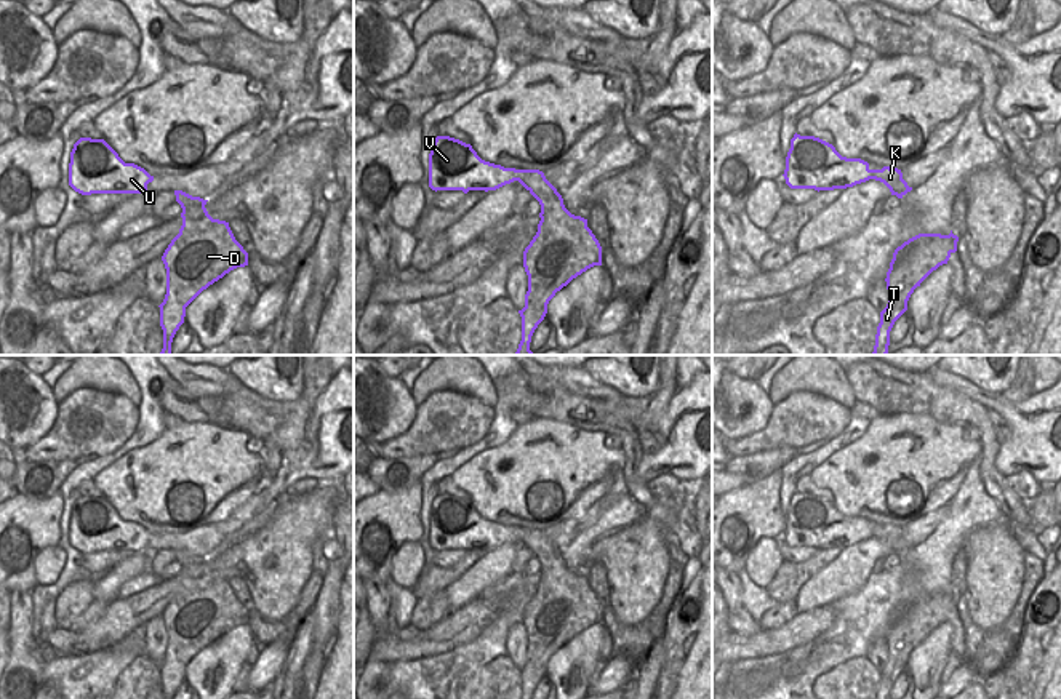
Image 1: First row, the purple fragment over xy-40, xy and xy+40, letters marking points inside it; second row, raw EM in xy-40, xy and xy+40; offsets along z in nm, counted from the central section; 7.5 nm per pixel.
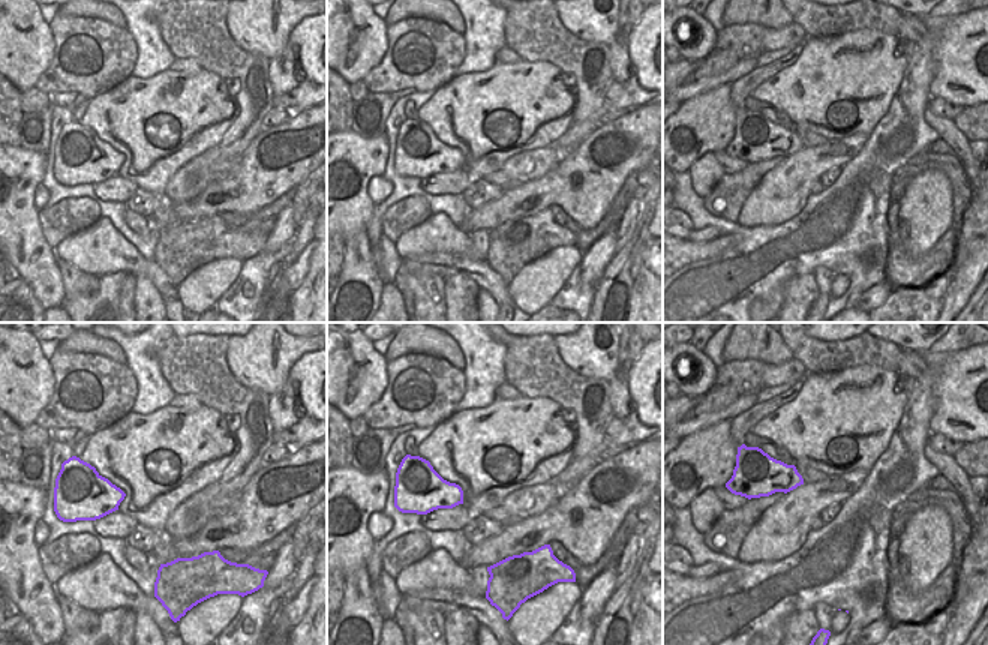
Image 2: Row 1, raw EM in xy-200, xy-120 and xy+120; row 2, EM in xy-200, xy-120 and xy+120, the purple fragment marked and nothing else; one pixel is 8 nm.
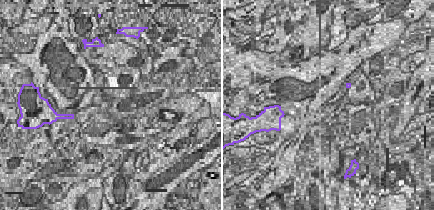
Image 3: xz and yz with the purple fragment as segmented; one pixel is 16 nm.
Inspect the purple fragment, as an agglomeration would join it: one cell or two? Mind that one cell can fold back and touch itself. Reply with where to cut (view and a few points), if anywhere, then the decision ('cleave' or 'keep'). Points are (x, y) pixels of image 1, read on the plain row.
xy (514, 528), (517, 538) | cleave

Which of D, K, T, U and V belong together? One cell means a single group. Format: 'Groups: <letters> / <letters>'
Groups: D K T / U V

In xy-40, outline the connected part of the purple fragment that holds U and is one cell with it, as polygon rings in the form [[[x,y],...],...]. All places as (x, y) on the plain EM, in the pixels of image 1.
[[[80,496],[70,510],[69,544],[82,552],[146,552],[154,539],[144,526],[125,521],[104,499]]]

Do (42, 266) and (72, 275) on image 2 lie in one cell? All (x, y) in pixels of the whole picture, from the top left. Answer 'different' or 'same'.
different

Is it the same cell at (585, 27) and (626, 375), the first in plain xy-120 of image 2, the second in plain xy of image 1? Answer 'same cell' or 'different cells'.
same cell

